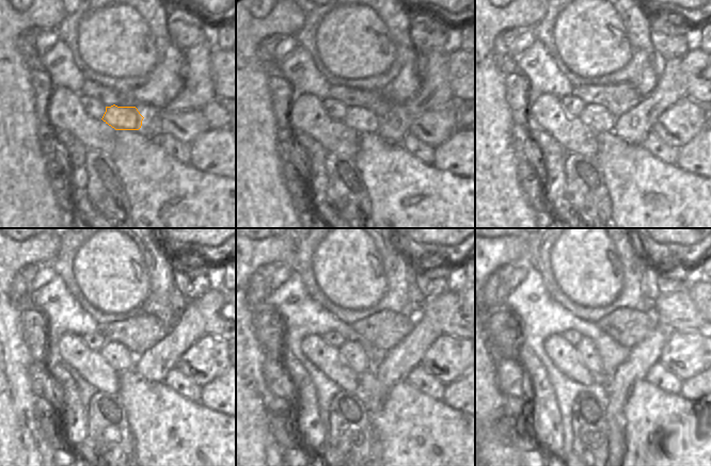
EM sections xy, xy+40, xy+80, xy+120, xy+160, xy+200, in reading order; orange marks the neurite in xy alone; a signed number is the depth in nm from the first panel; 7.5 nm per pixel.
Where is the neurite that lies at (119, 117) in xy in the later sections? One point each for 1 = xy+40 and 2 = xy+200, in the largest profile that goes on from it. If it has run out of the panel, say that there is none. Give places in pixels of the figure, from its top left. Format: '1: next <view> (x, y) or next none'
1: next xy+40 (358, 118)
2: next xy+200 (586, 348)

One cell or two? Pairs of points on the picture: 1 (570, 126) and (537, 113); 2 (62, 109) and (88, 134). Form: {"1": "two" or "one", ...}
{"1": "one", "2": "one"}

